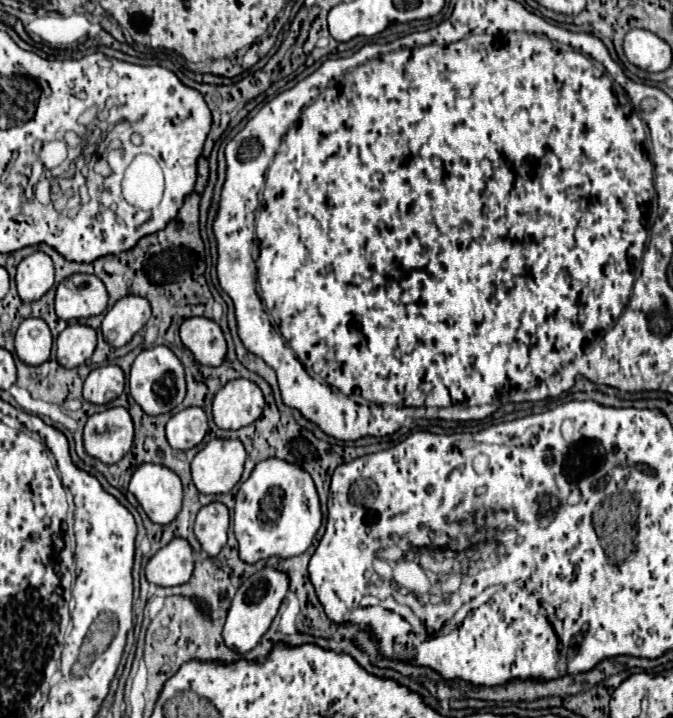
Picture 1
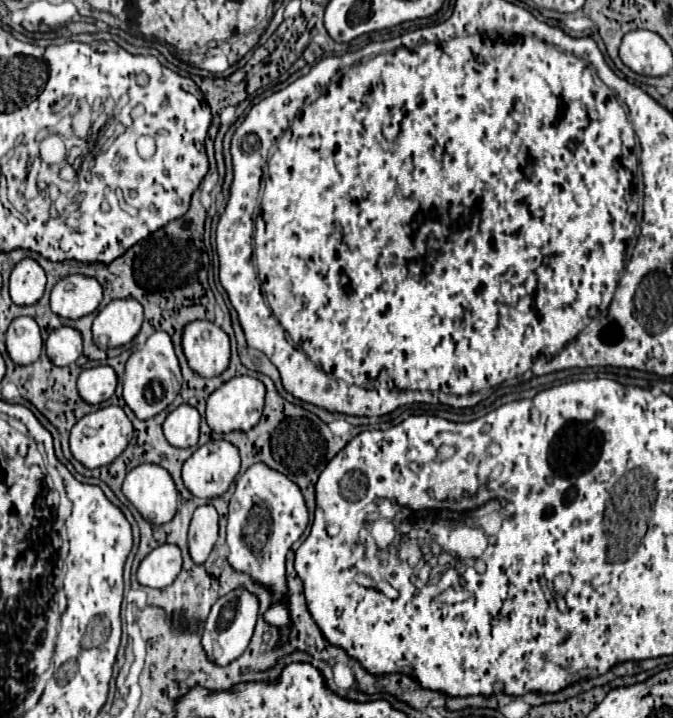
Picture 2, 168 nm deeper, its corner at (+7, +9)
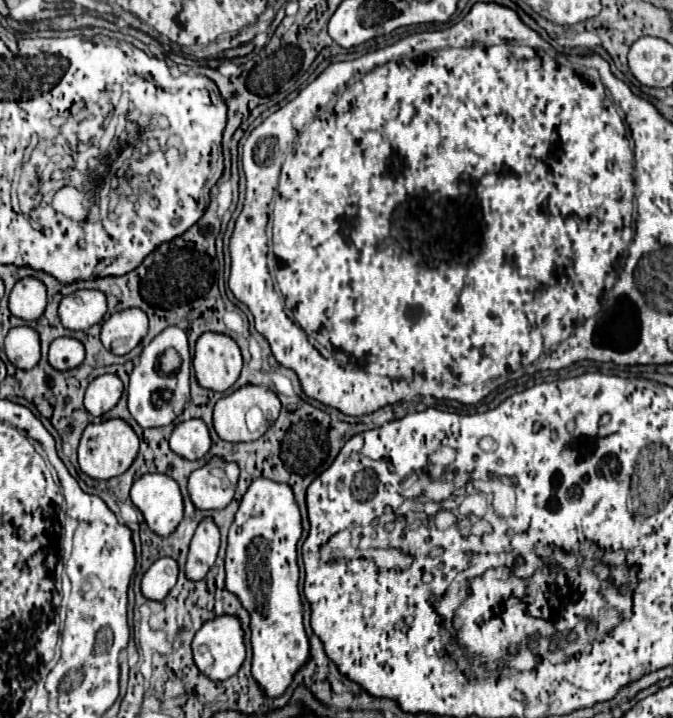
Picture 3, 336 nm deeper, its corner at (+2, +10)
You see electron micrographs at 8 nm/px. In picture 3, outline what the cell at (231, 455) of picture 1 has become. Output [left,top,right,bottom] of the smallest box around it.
[188,456,238,510]

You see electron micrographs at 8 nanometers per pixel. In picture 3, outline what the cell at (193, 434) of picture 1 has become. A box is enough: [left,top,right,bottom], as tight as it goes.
[170,418,210,460]

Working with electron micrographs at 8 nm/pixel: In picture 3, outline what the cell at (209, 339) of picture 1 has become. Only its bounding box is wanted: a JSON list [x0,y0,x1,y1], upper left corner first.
[192,332,242,392]

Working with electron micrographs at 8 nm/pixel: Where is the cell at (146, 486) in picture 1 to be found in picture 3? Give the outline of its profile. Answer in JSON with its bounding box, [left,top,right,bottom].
[130,474,184,536]

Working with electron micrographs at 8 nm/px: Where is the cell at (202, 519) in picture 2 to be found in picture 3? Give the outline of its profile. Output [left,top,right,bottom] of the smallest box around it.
[186,516,220,580]

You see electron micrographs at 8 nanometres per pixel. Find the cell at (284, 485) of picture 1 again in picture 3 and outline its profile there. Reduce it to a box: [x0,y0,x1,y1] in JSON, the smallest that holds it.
[226,478,310,696]

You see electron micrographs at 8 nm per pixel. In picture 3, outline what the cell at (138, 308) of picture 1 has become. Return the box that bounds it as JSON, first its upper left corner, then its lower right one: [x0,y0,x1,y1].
[100,308,148,356]

